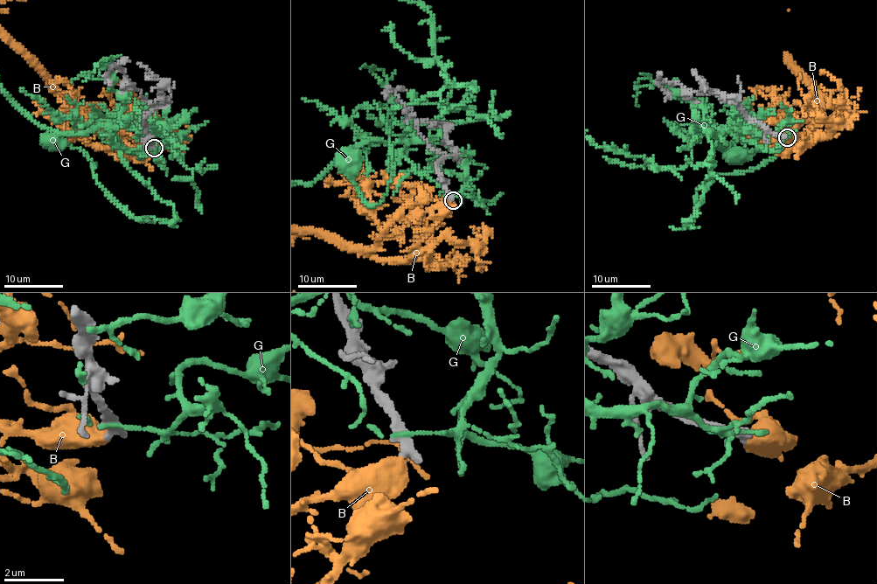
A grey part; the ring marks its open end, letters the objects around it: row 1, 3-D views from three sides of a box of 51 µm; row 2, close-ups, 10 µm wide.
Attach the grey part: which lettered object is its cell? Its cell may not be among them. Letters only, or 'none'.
none

